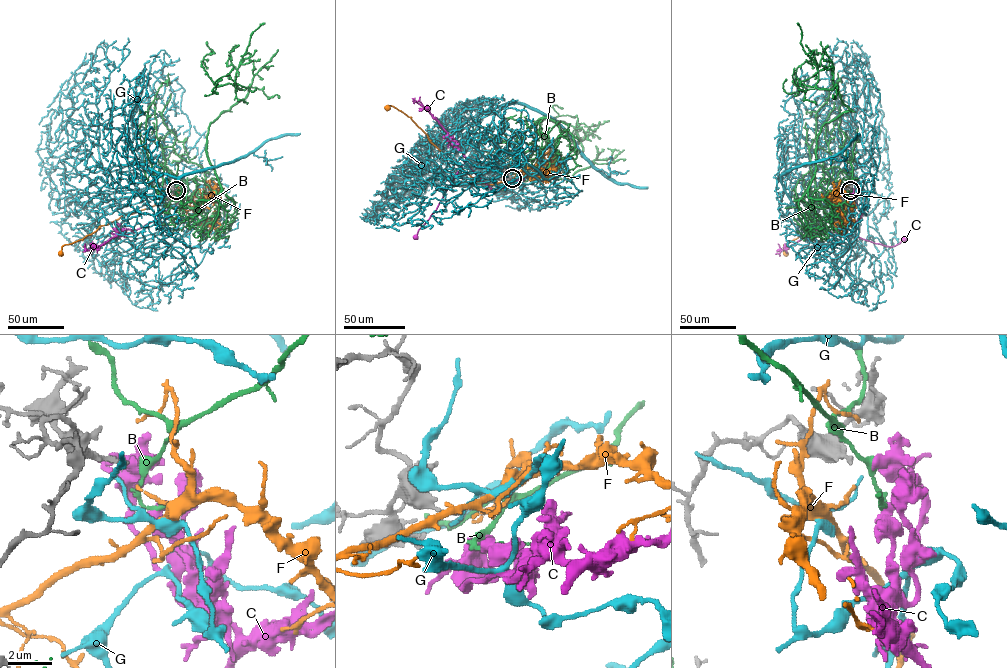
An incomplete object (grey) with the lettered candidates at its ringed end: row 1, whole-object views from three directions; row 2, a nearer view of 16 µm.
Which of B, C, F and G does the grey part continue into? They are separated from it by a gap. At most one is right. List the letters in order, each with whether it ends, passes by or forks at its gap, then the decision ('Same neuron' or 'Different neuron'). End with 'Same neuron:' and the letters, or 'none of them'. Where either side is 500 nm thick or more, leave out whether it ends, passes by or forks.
B: It passes by. Different neuron
C: It ends there. Different neuron
F: It ends there. Different neuron
G: It ends there. Different neuron
Same neuron: none of them

